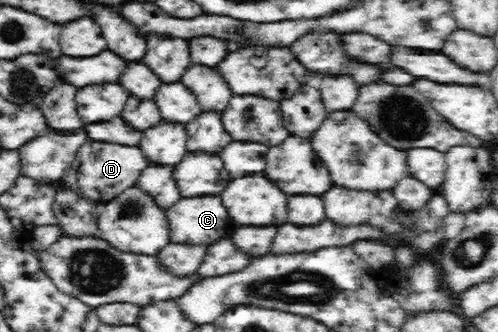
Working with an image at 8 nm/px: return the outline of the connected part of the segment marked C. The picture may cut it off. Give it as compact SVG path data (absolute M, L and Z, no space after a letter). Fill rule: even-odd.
M220 195L181 197L173 206L167 208L169 213L171 243L213 245L222 239L232 239L239 228L223 204Z

